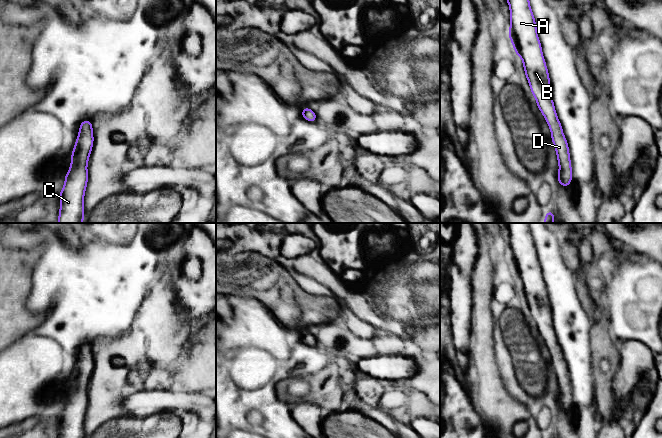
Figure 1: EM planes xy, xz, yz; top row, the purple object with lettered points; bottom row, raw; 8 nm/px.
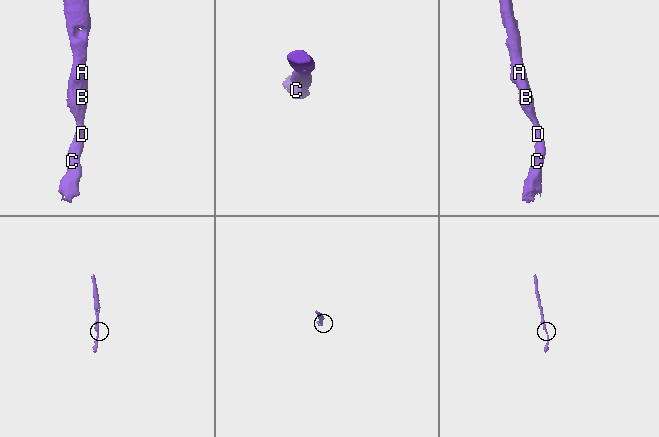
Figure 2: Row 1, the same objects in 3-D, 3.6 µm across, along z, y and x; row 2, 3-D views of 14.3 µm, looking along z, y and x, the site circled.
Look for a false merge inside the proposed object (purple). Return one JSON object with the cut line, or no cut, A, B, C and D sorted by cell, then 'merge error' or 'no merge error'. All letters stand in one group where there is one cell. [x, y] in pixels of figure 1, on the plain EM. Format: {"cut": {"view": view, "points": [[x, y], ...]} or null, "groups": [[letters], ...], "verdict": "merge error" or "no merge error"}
{"cut": null, "groups": [["A", "B", "C", "D"]], "verdict": "no merge error"}

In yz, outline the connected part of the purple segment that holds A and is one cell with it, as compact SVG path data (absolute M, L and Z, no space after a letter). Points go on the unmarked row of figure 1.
M506 223L510 231L511 250L508 259L517 280L523 284L526 302L530 308L537 331L545 341L557 377L559 396L557 404L563 411L569 411L573 399L567 364L555 336L550 315L549 297L542 279L535 242L529 223Z

